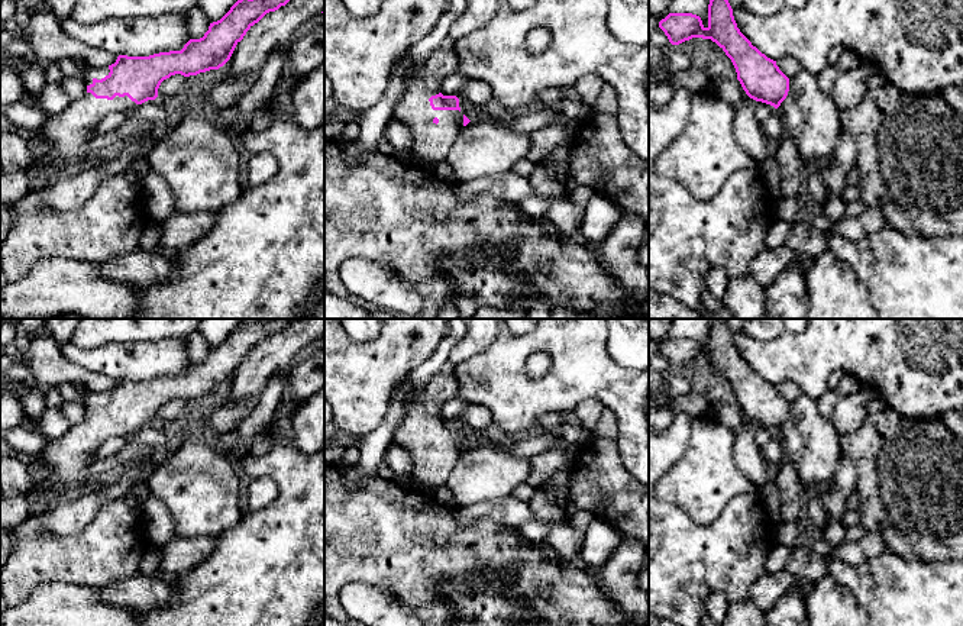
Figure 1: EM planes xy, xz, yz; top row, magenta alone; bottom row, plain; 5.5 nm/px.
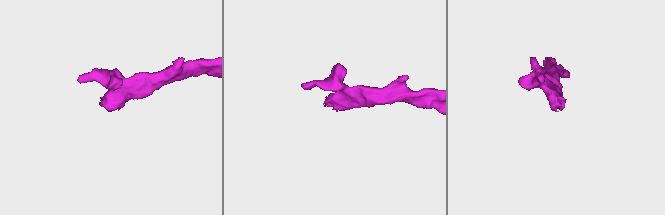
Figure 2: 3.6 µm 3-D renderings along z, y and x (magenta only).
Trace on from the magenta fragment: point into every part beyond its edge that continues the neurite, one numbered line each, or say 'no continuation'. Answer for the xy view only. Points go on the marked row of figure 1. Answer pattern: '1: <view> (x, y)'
1: xy (67, 134)

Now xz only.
1: xz (432, 142)

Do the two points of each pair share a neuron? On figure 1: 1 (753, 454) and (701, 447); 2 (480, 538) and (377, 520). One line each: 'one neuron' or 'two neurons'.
1: two neurons
2: one neuron

